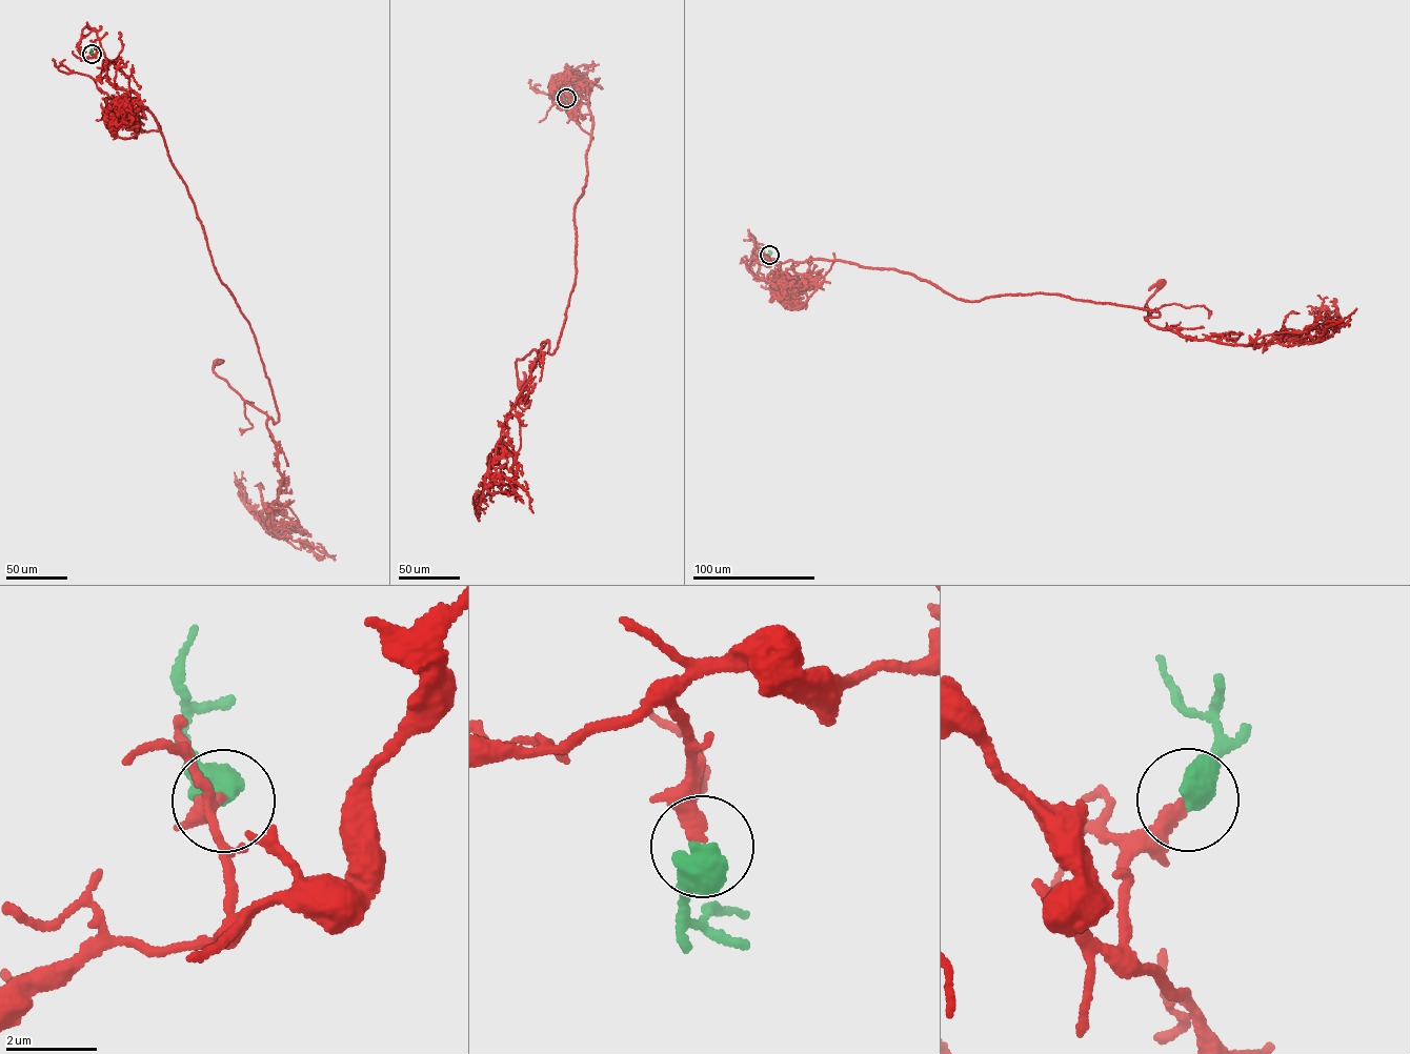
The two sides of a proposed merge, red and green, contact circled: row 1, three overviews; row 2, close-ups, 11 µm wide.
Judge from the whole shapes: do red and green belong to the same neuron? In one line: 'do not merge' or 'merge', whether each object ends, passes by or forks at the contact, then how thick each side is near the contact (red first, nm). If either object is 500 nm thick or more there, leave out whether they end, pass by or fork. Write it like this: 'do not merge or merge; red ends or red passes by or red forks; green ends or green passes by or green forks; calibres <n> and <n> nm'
merge; calibres 320 and 600 nm

